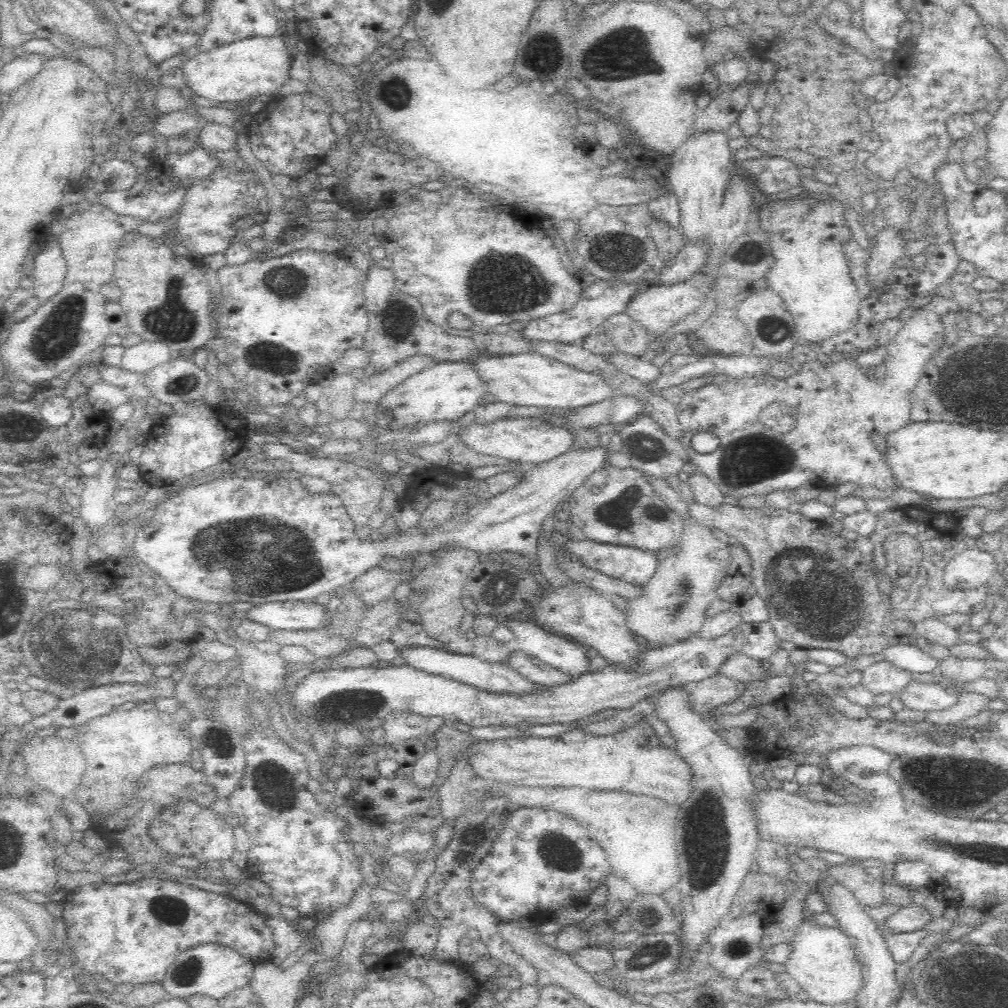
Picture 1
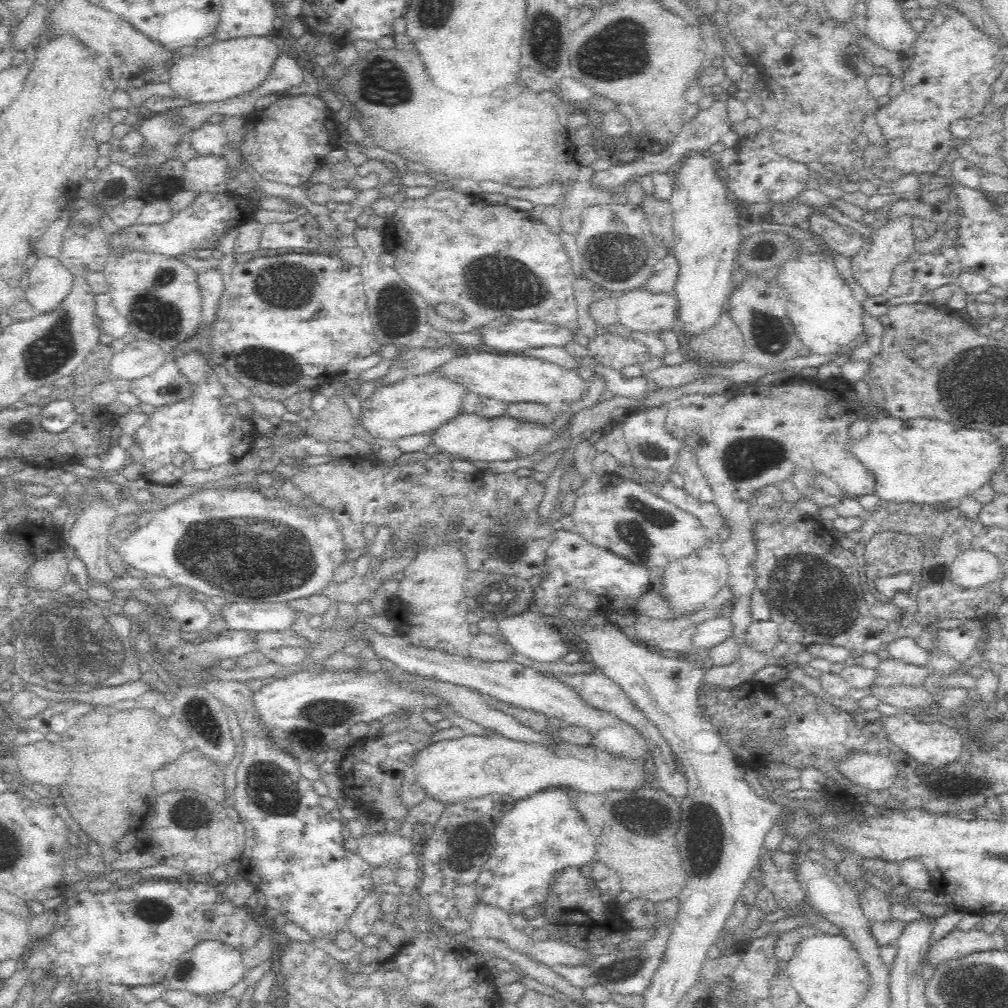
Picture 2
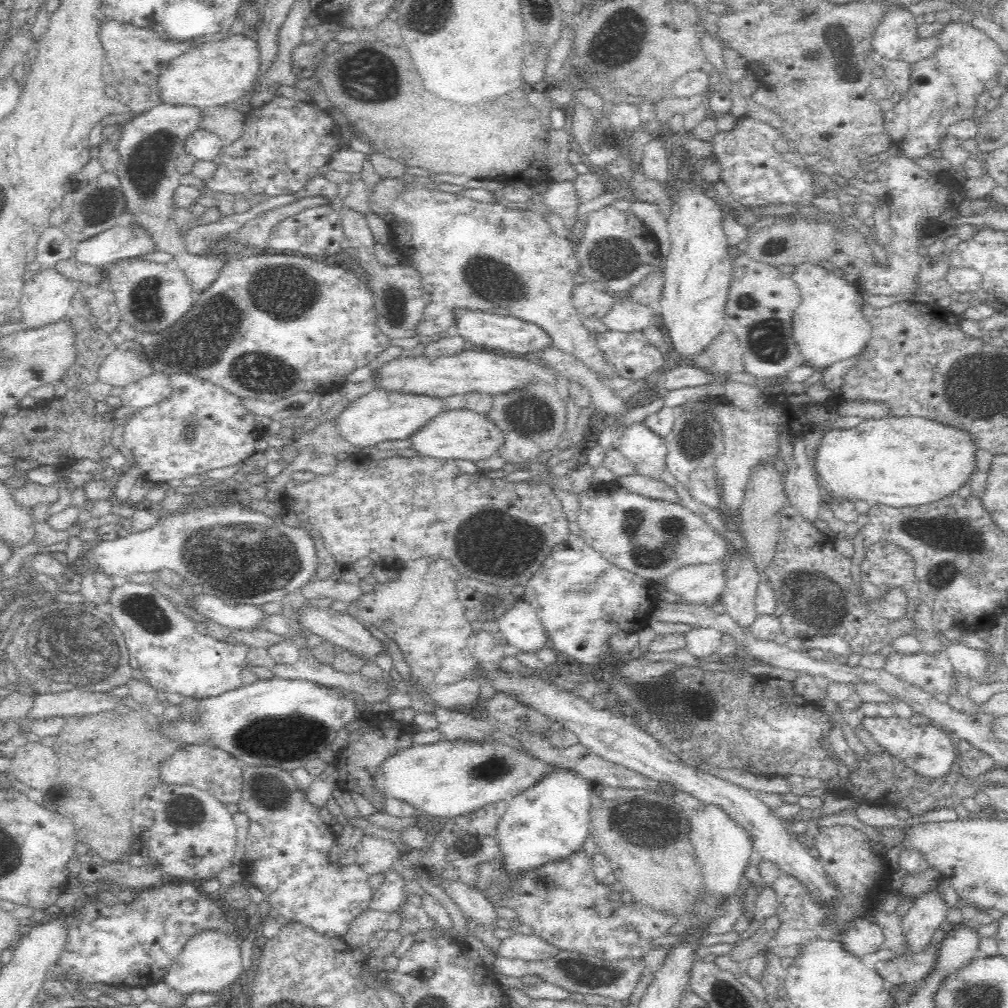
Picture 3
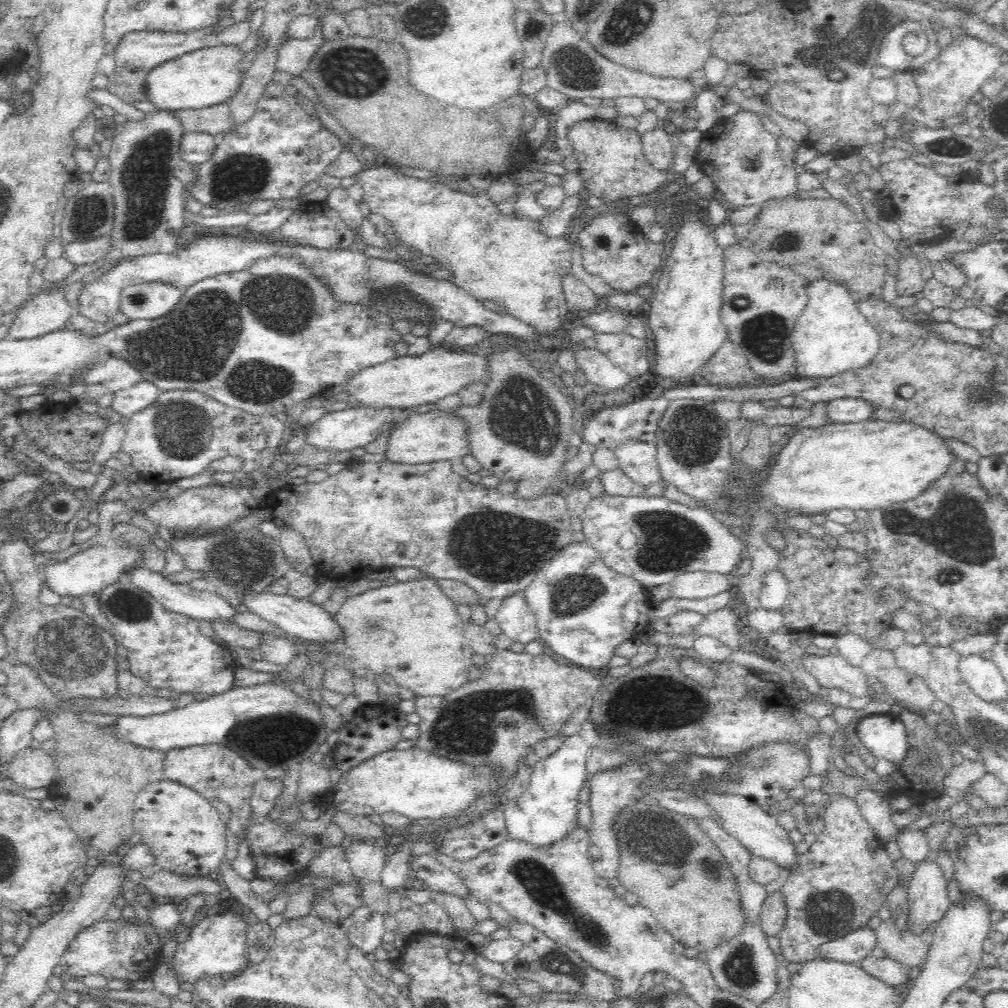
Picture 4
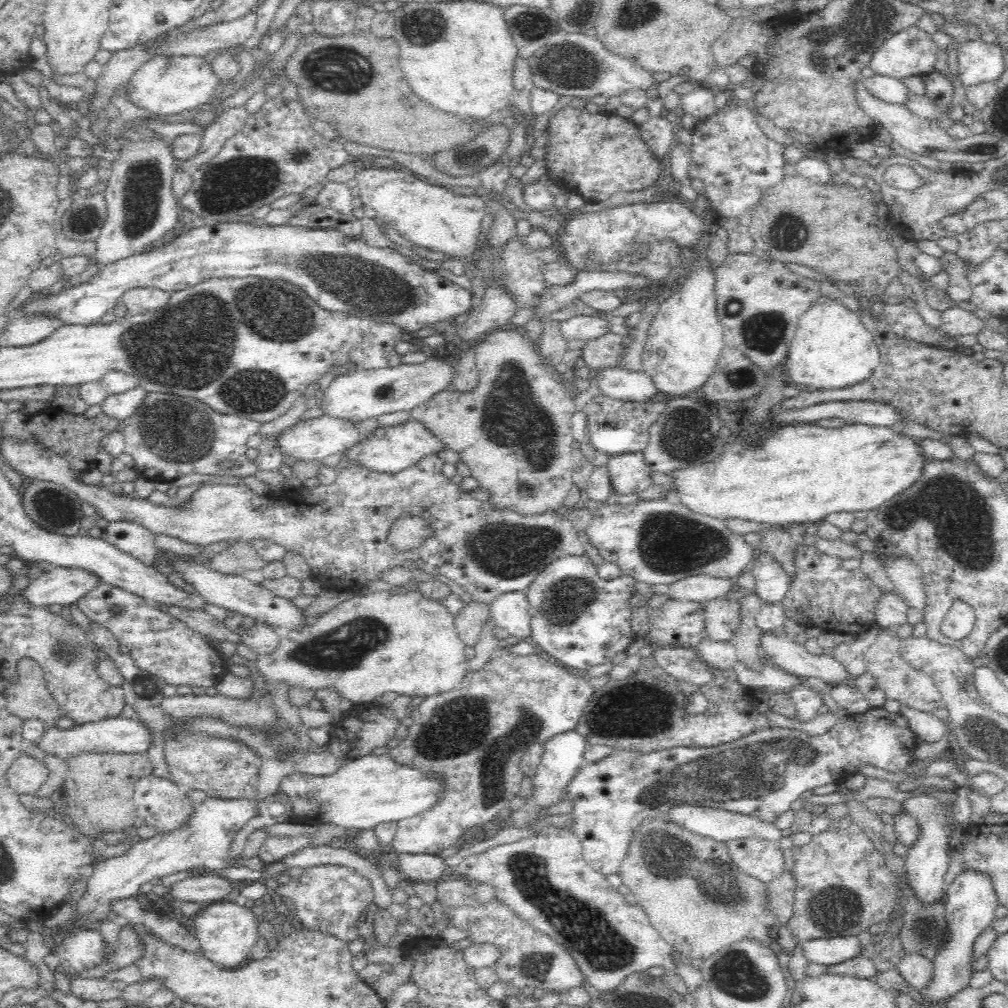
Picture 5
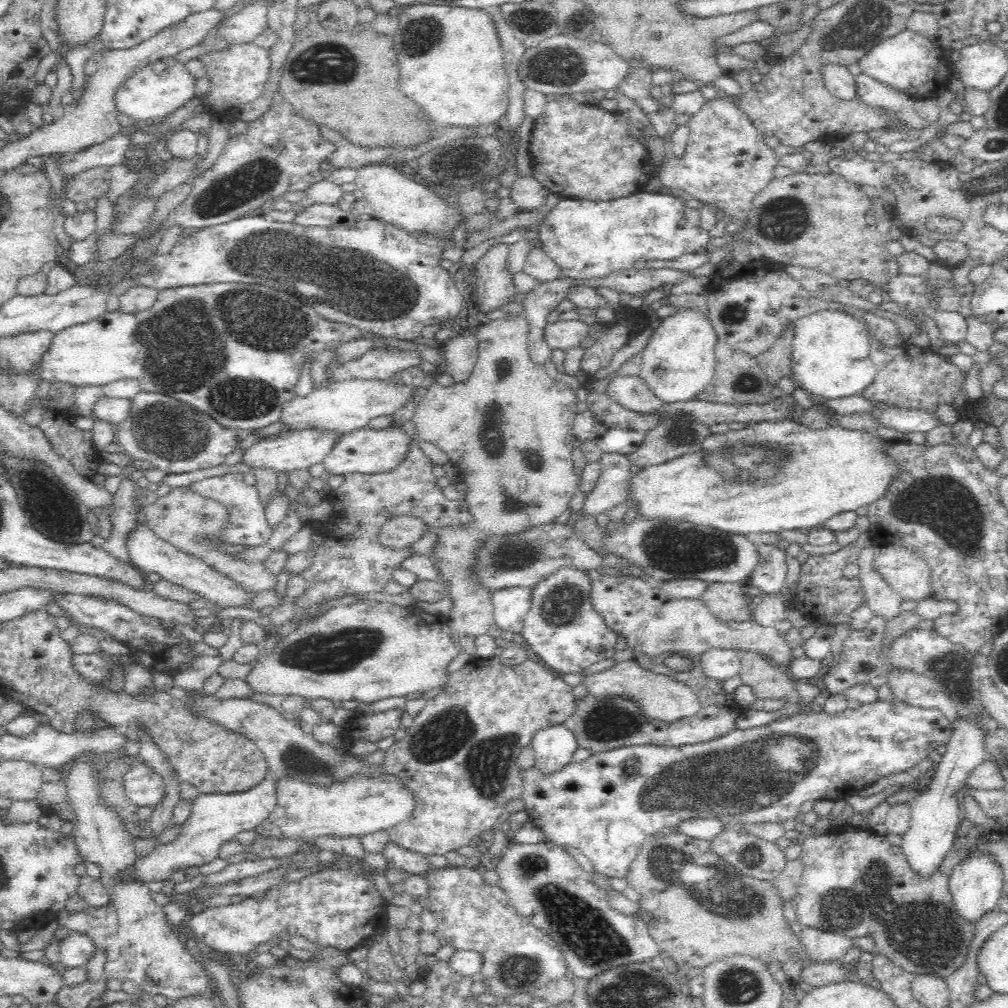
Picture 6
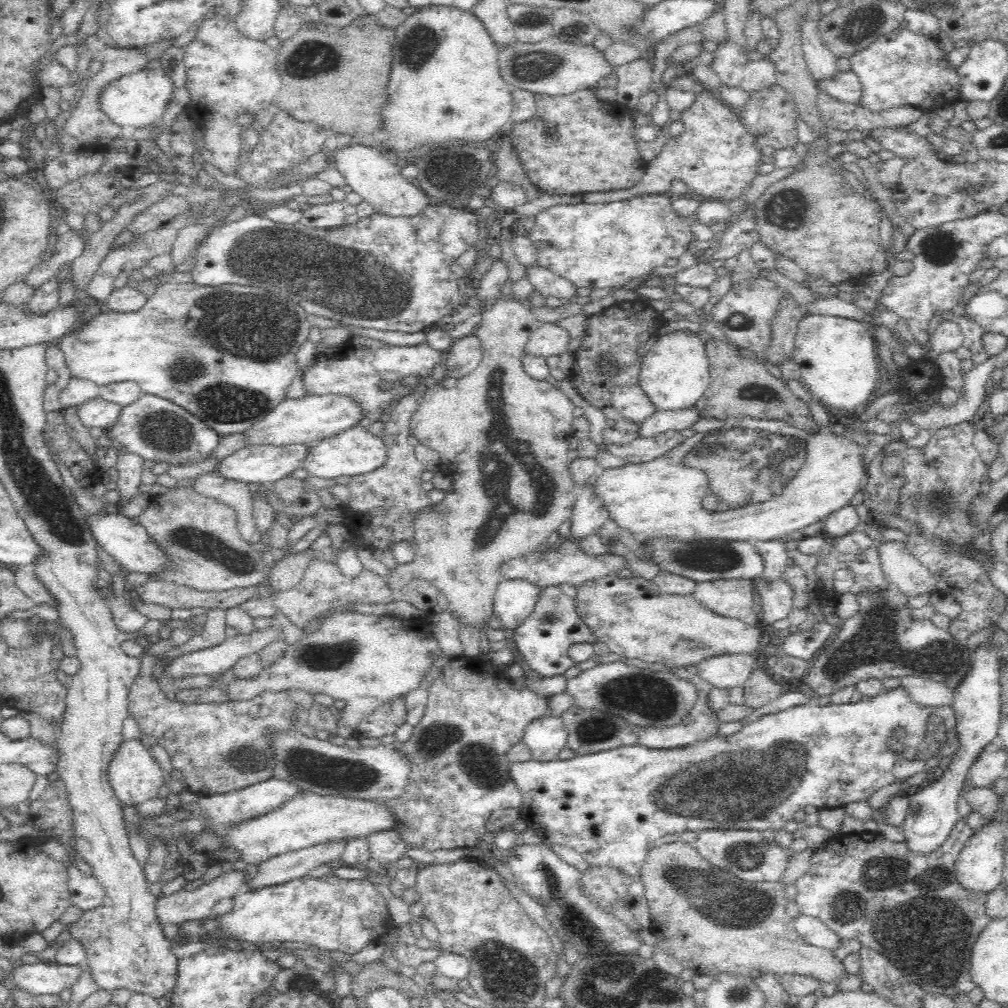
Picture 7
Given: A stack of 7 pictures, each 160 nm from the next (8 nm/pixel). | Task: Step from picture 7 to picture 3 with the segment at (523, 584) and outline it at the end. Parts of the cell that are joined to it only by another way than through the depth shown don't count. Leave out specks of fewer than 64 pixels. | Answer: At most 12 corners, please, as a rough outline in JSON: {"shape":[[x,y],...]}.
{"shape":[[524,600],[496,620],[502,641],[538,656],[546,628]]}

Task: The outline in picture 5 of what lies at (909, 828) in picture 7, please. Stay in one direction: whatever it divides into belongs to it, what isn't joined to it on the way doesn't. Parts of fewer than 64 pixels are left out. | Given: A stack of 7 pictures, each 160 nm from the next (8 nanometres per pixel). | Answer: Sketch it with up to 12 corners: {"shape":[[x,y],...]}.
{"shape":[[927,795],[901,804],[923,828],[904,858],[916,903],[945,900],[948,829]]}

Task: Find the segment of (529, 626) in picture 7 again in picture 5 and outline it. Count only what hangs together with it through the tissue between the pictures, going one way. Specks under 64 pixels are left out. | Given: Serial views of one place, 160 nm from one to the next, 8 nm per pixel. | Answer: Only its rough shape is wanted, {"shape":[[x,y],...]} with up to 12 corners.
{"shape":[[586,552],[525,592],[532,639],[579,673],[636,638],[637,580]]}

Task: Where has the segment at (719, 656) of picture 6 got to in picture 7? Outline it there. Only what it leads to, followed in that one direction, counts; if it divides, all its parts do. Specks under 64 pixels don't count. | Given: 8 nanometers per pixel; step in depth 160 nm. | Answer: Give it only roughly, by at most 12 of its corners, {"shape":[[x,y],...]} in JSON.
{"shape":[[709,656],[697,672],[713,688],[743,687],[755,657]]}

